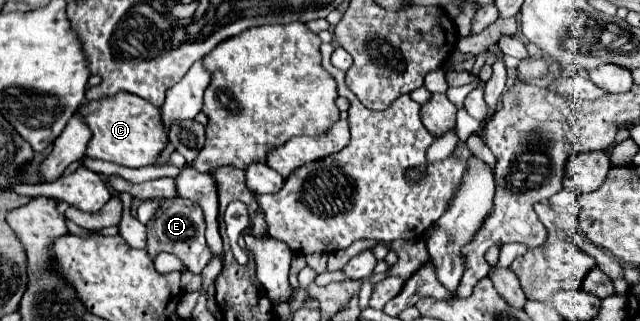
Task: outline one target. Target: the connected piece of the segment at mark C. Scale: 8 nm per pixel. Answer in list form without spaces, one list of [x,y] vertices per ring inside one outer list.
[[[116,93],[116,97],[102,97],[98,101],[86,101],[76,109],[76,115],[84,117],[92,131],[92,139],[86,147],[86,157],[112,161],[124,167],[152,165],[158,153],[166,147],[166,135],[160,125],[160,111],[130,93]]]

